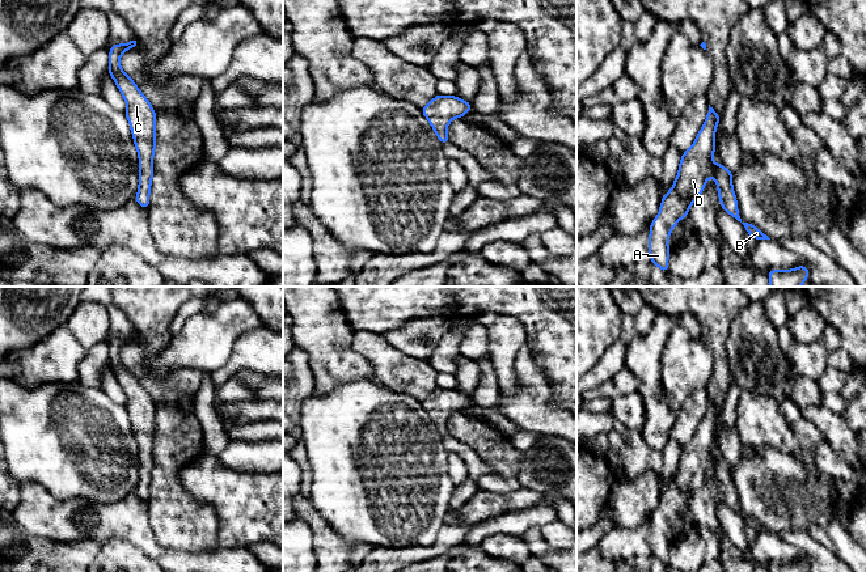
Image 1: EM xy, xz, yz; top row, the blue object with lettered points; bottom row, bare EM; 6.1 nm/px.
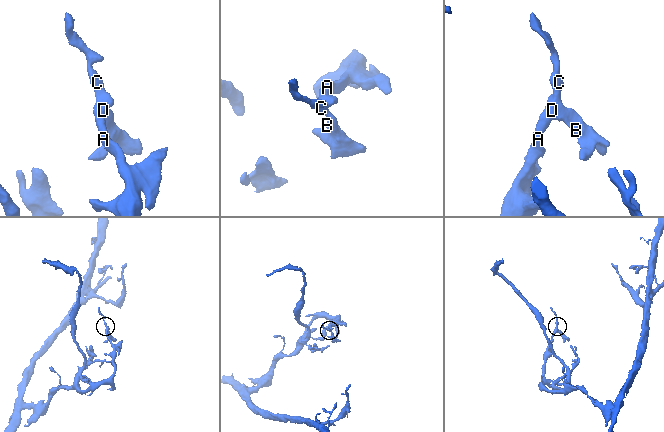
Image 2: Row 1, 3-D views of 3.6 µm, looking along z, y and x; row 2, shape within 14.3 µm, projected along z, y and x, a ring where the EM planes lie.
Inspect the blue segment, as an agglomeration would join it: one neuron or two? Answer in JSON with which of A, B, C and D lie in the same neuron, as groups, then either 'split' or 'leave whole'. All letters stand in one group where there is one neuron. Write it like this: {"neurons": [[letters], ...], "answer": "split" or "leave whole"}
{"neurons": [["A", "B", "C", "D"]], "answer": "leave whole"}

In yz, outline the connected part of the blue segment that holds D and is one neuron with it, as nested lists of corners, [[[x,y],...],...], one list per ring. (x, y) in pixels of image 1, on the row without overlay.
[[[709,398],[705,418],[693,438],[681,448],[679,467],[673,480],[663,490],[658,509],[650,518],[649,546],[651,556],[668,565],[668,531],[673,520],[688,508],[693,495],[702,487],[706,473],[713,470],[718,480],[722,501],[740,514],[756,534],[770,533],[753,517],[743,516],[738,505],[738,495],[732,482],[732,466],[722,457],[713,456],[715,444],[715,421],[721,411]]]

